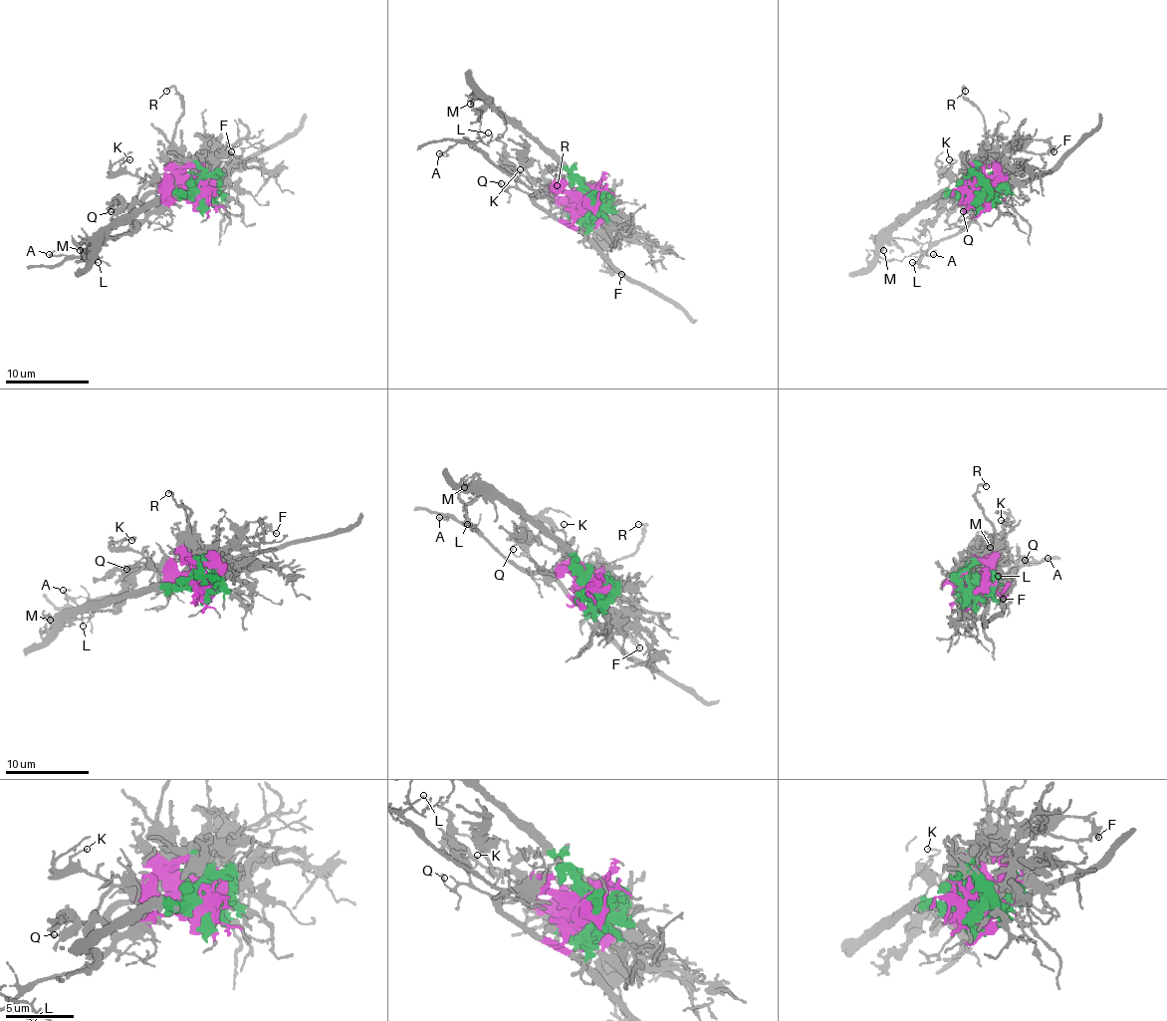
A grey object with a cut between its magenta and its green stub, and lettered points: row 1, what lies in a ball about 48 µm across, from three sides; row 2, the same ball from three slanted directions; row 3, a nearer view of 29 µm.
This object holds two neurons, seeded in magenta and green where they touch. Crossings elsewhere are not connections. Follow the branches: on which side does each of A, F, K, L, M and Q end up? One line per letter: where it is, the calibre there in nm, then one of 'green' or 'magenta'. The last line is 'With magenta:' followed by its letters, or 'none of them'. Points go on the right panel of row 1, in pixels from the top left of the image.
A: (933, 254) | 130 nm | magenta
F: (1053, 151) | 120 nm | magenta
K: (949, 159) | 100 nm | magenta
L: (912, 262) | 100 nm | magenta
M: (883, 250) | 190 nm | green
Q: (963, 211) | 180 nm | magenta
With magenta: A, F, K, L, Q

